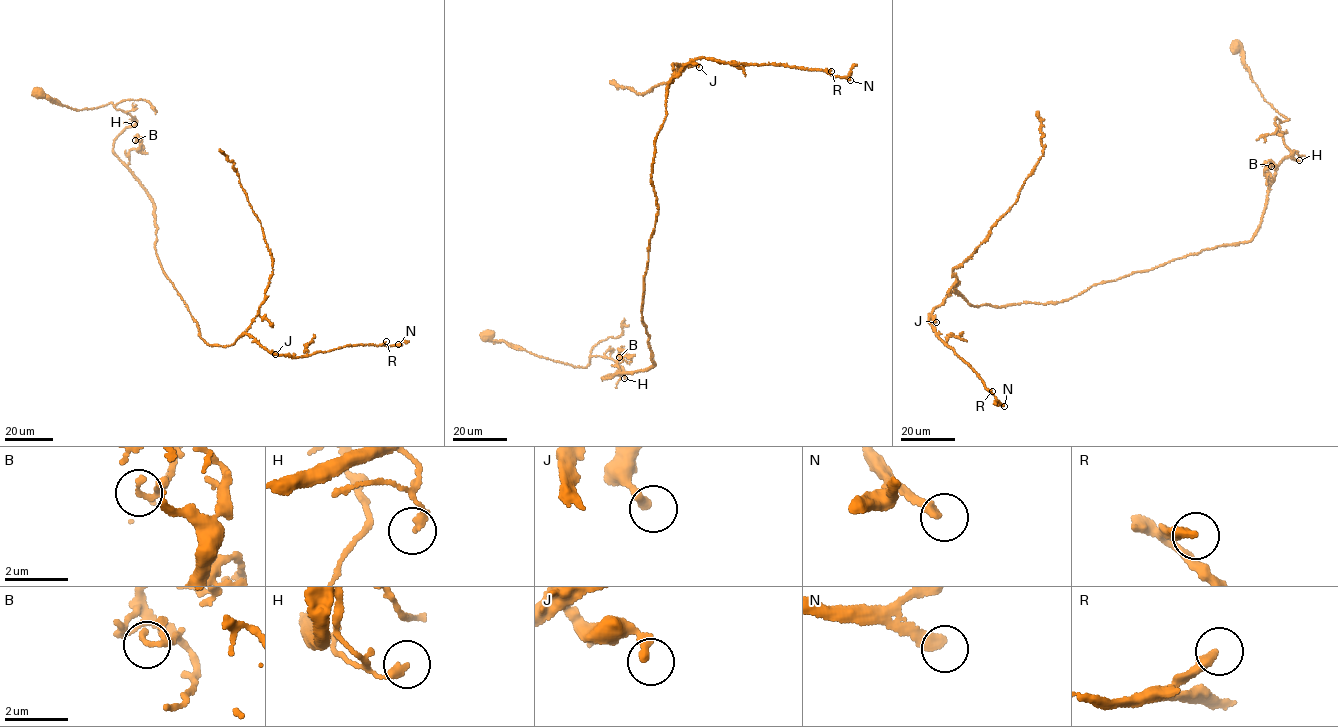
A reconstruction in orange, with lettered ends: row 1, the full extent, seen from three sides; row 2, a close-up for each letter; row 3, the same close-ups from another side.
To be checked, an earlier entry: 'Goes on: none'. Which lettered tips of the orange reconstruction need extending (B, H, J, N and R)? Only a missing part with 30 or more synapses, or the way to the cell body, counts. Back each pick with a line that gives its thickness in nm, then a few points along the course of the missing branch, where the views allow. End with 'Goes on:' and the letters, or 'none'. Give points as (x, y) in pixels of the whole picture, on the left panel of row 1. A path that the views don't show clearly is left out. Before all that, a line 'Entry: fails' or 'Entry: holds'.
Entry: fails
N: 360 nm | (398, 344), (409, 342), (433, 318), (426, 306), (406, 300), (390, 300), (380, 304), (368, 317)
Goes on: N

